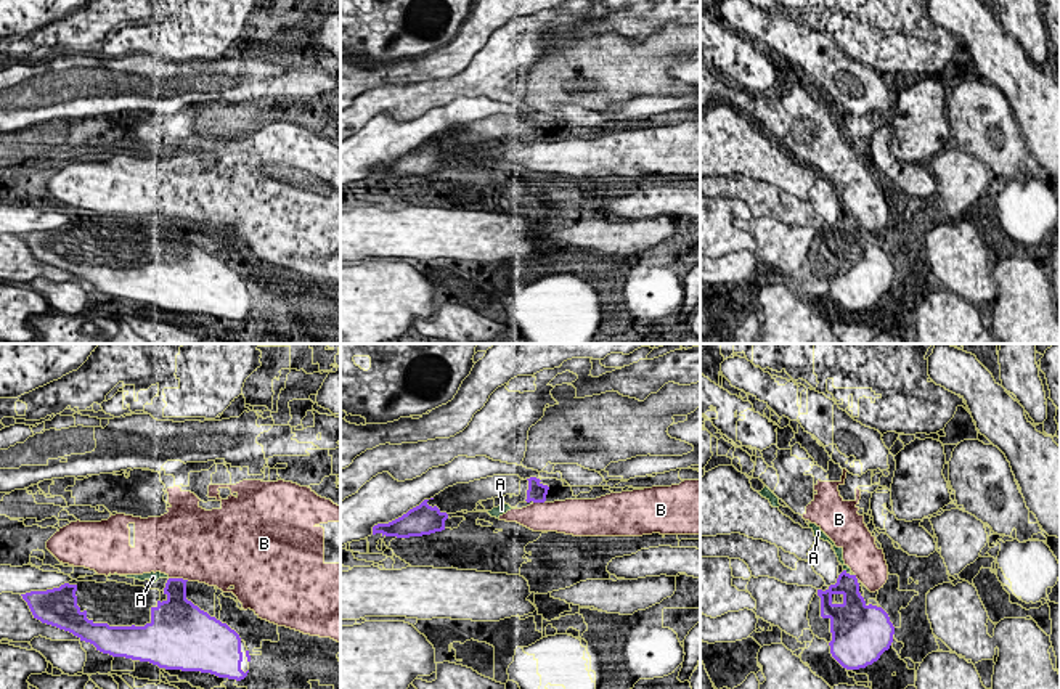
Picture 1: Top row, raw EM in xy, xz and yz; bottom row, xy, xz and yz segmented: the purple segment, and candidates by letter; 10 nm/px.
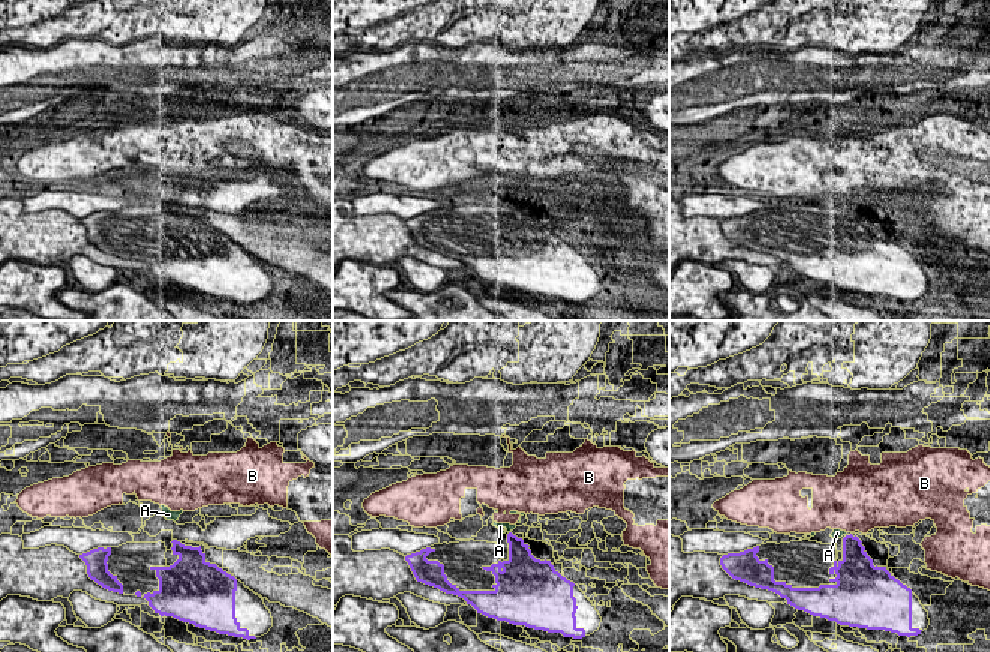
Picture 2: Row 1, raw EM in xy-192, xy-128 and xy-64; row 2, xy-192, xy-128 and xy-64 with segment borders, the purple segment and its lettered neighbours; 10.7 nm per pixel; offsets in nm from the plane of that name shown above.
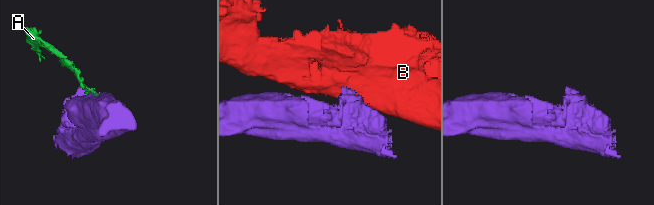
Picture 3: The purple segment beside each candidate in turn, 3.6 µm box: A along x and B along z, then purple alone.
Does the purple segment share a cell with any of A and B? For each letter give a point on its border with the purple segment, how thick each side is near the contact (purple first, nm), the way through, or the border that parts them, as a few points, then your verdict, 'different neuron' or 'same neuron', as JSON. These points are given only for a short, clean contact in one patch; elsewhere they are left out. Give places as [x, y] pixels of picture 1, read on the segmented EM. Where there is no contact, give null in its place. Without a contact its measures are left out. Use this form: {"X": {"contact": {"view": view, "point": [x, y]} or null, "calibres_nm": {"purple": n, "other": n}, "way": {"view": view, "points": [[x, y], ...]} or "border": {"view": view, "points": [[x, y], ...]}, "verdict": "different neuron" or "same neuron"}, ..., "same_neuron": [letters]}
{"A": {"contact": {"view": "yz", "point": [845, 572]}, "calibres_nm": {"purple": 220, "other": 90}, "verdict": "different neuron"}, "B": {"contact": {"view": "xy", "point": [179, 578]}, "calibres_nm": {"purple": 220, "other": 480}, "border": {"view": "xy", "points": [[169, 577], [188, 580]]}, "verdict": "different neuron"}, "same_neuron": []}

